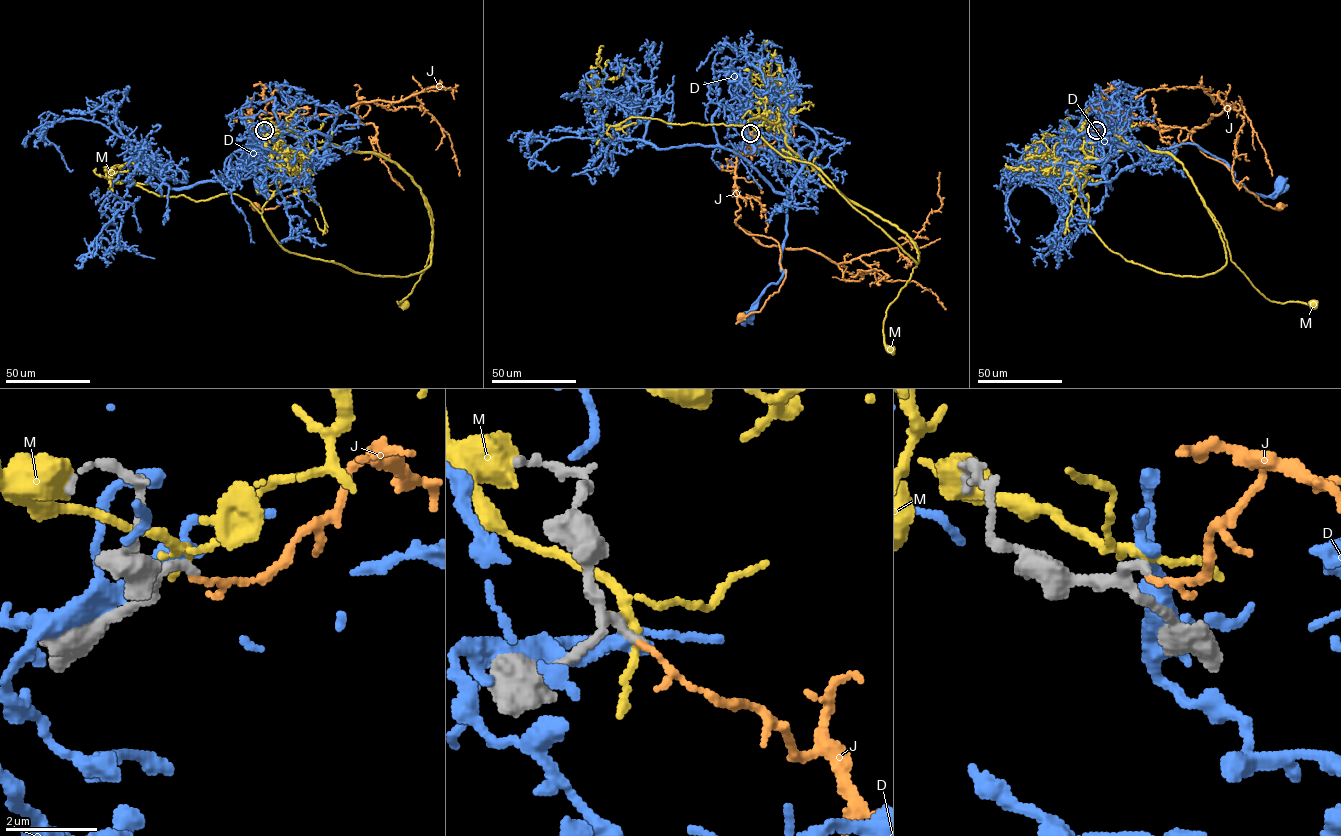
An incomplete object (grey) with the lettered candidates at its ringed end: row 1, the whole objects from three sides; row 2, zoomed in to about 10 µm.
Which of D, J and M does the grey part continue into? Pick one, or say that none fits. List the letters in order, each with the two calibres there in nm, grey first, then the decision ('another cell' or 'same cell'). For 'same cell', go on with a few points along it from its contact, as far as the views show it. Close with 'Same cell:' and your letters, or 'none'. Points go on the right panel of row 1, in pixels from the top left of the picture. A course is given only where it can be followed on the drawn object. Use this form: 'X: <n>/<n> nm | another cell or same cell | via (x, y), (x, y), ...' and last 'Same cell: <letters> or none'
D: 200/320 nm | another cell
J: 170/70 nm | another cell
M: 200/160 nm | another cell
Same cell: none

